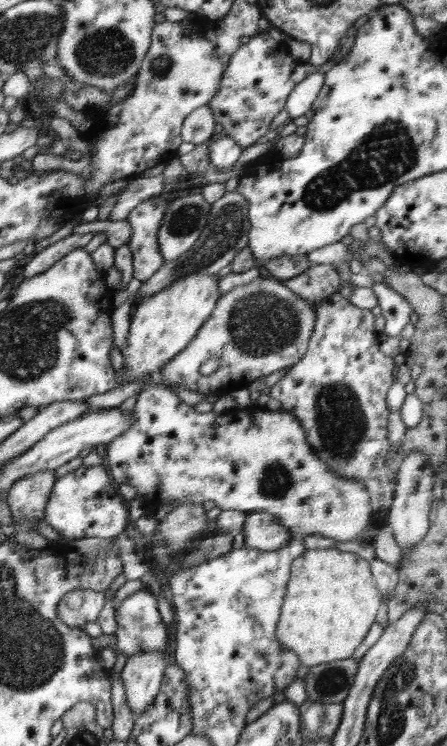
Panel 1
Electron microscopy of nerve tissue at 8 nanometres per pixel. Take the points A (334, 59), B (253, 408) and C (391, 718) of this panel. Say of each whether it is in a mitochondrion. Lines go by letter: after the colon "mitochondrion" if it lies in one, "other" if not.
A: other
B: other
C: mitochondrion

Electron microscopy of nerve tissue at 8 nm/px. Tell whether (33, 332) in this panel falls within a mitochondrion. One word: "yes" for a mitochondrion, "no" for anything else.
yes

